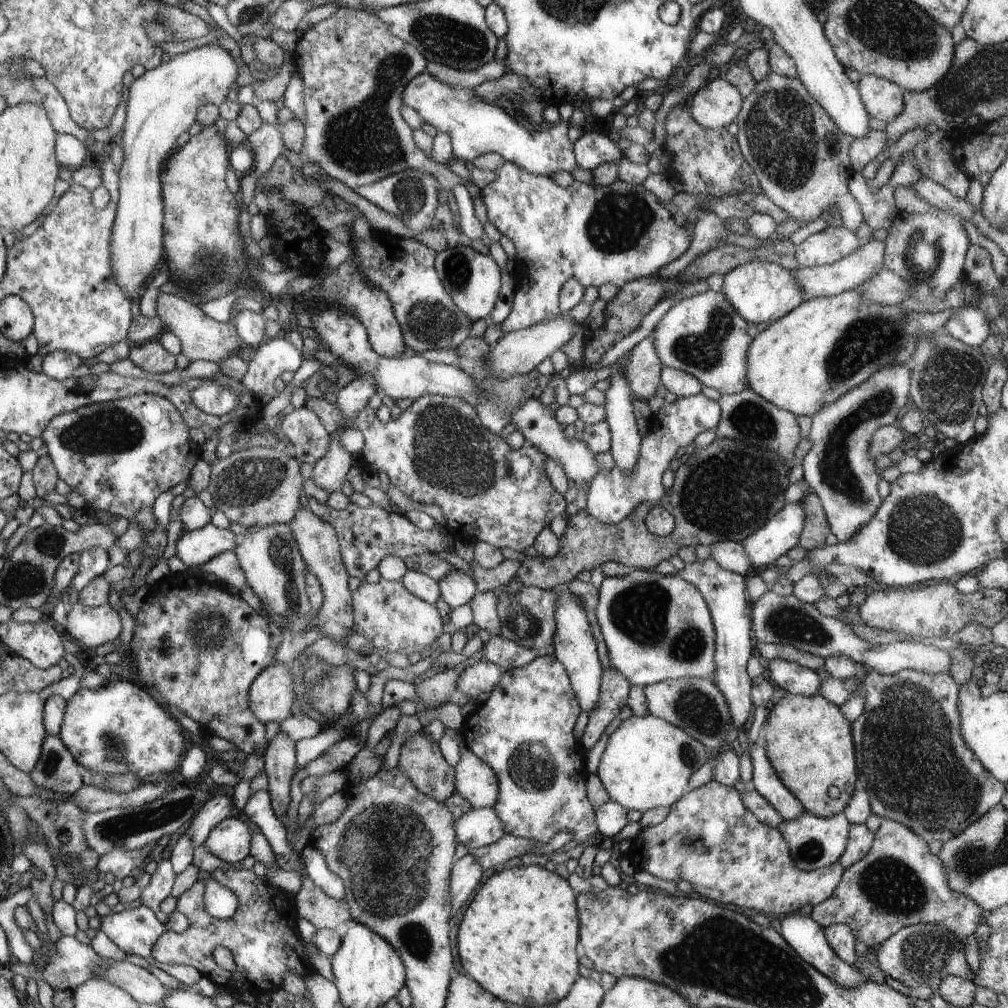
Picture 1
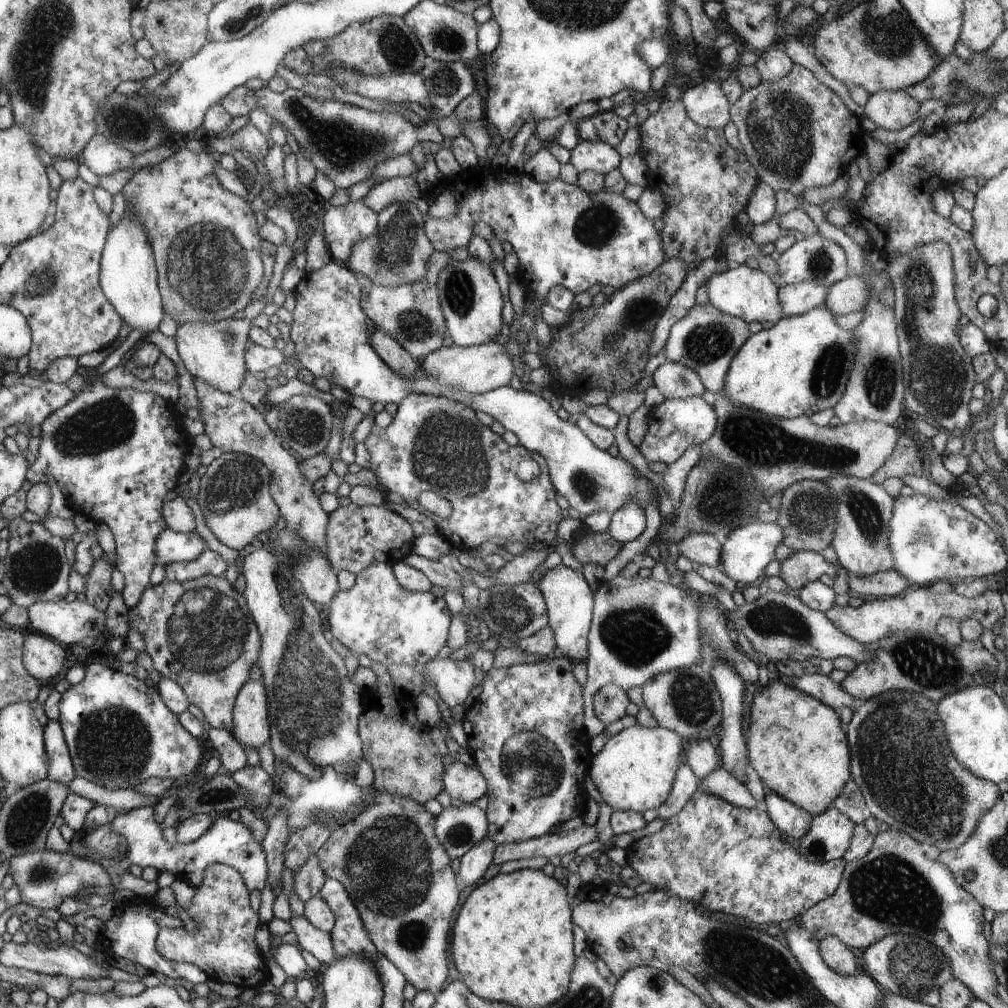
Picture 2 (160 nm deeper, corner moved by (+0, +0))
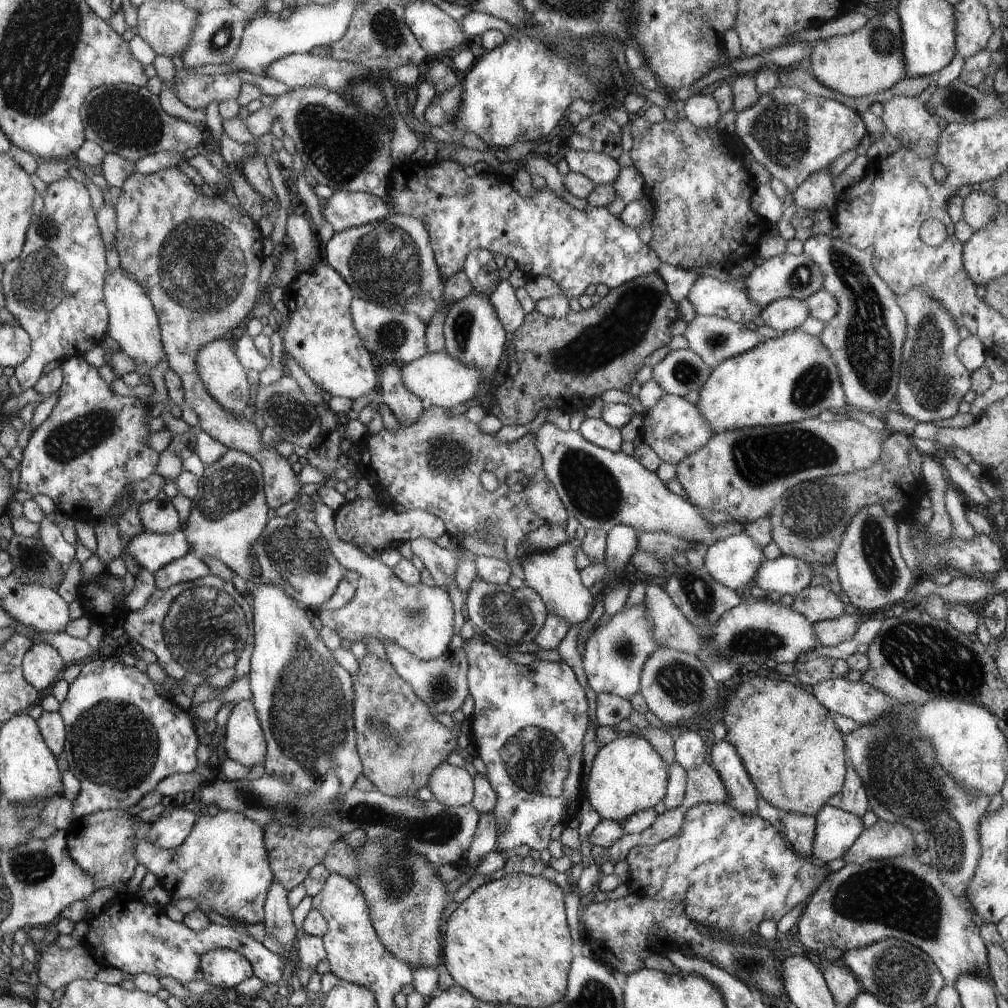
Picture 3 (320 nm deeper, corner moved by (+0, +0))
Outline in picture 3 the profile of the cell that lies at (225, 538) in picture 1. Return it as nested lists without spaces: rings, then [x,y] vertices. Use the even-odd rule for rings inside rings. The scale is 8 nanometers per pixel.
[[[180,529],[173,533],[142,531],[125,546],[125,550],[137,560],[142,569],[155,573],[188,554],[189,544]]]

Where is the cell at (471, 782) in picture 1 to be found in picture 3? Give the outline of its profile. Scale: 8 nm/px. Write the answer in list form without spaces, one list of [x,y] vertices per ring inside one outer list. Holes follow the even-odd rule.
[[[447,762],[437,766],[429,776],[427,787],[433,798],[447,807],[467,805],[474,794],[474,780],[465,768]]]

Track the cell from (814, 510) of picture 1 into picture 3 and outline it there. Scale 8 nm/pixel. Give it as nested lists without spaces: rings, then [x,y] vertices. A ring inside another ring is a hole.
[[[892,432],[882,443],[881,457],[872,466],[845,475],[832,475],[808,482],[798,483],[789,488],[782,498],[779,498],[770,511],[772,540],[779,546],[783,555],[793,556],[809,565],[828,566],[835,562],[836,551],[841,546],[842,535],[857,512],[868,505],[879,503],[884,506],[885,513],[892,517],[896,524],[900,522],[913,524],[915,509],[919,508],[918,500],[927,494],[921,484],[924,482],[922,461],[924,454],[918,450],[907,432]]]

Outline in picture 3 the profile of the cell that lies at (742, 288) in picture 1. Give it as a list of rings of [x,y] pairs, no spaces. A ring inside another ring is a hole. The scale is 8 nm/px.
[[[699,277],[690,287],[688,300],[698,315],[730,319],[739,323],[752,321],[762,308],[747,294],[742,282]]]

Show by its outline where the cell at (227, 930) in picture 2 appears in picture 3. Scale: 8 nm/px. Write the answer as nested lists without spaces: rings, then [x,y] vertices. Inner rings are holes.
[[[212,949],[202,957],[201,969],[210,983],[222,990],[235,988],[253,975],[251,962],[232,949]]]

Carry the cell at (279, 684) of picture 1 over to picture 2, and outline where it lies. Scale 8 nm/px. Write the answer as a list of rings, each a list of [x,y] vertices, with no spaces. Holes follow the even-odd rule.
[[[261,678],[250,681],[240,690],[233,710],[233,722],[236,728],[231,730],[232,736],[243,749],[258,750],[271,737],[269,722],[268,690]]]

